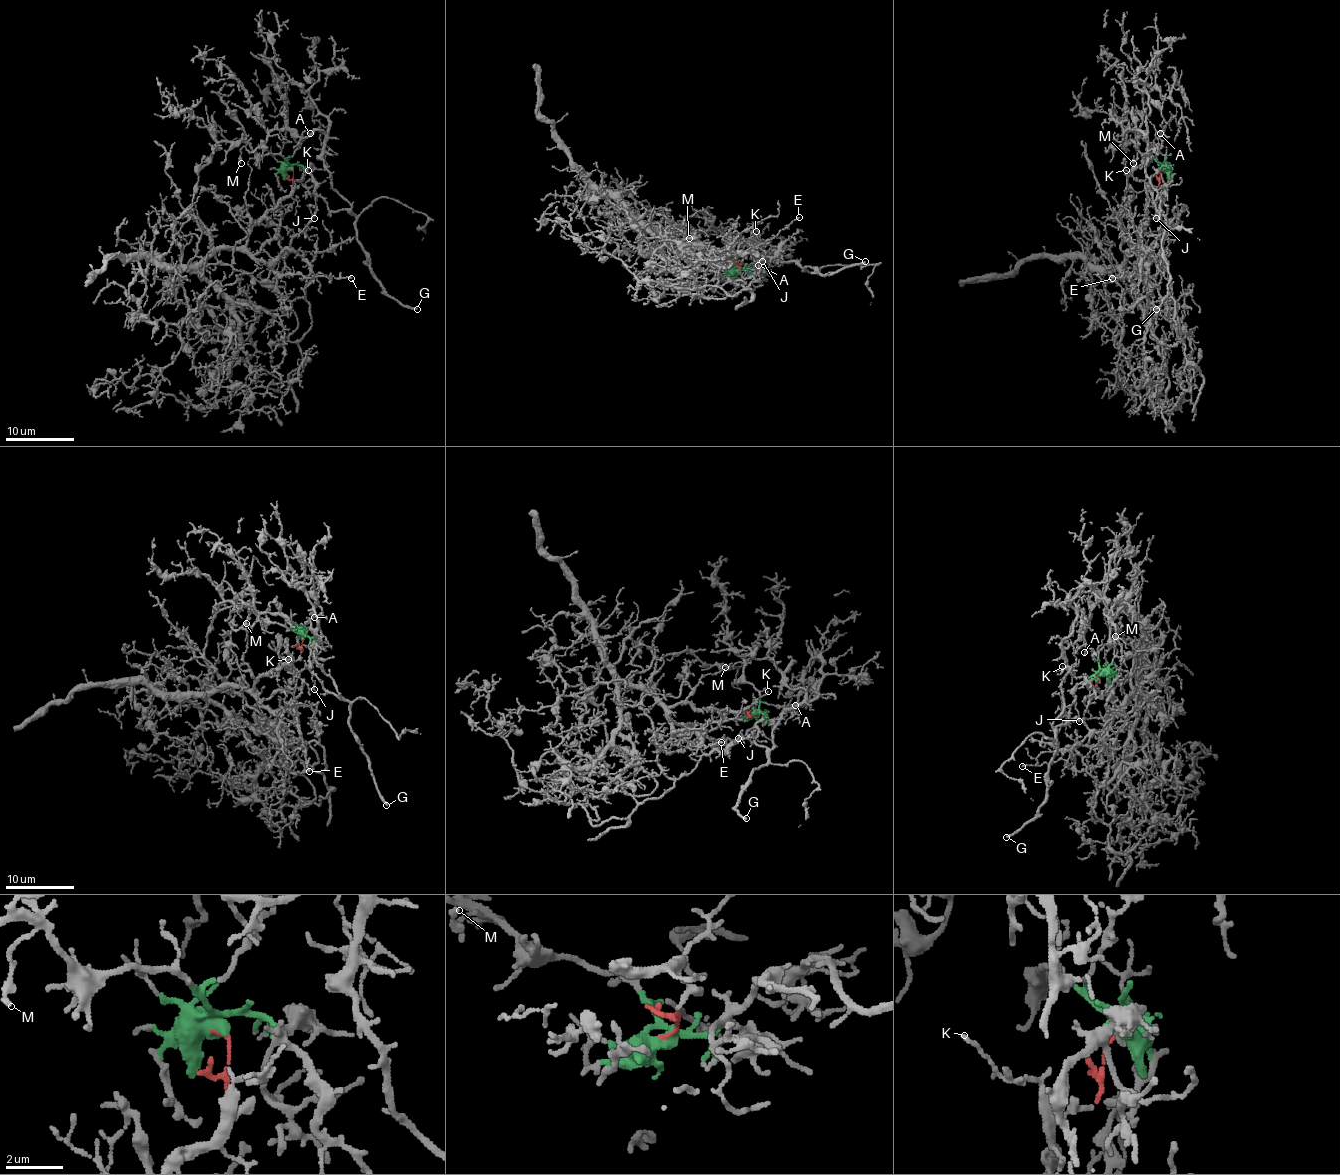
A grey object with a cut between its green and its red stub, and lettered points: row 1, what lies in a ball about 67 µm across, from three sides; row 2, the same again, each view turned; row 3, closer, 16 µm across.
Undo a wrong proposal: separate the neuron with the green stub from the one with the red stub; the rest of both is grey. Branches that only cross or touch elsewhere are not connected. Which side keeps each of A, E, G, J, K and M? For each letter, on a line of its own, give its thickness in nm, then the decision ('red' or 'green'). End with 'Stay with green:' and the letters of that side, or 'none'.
A: 90 nm | green
E: 170 nm | red
G: 240 nm | green
J: 150 nm | green
K: 120 nm | red
M: 200 nm | green
Stay with green: A, G, J, M

